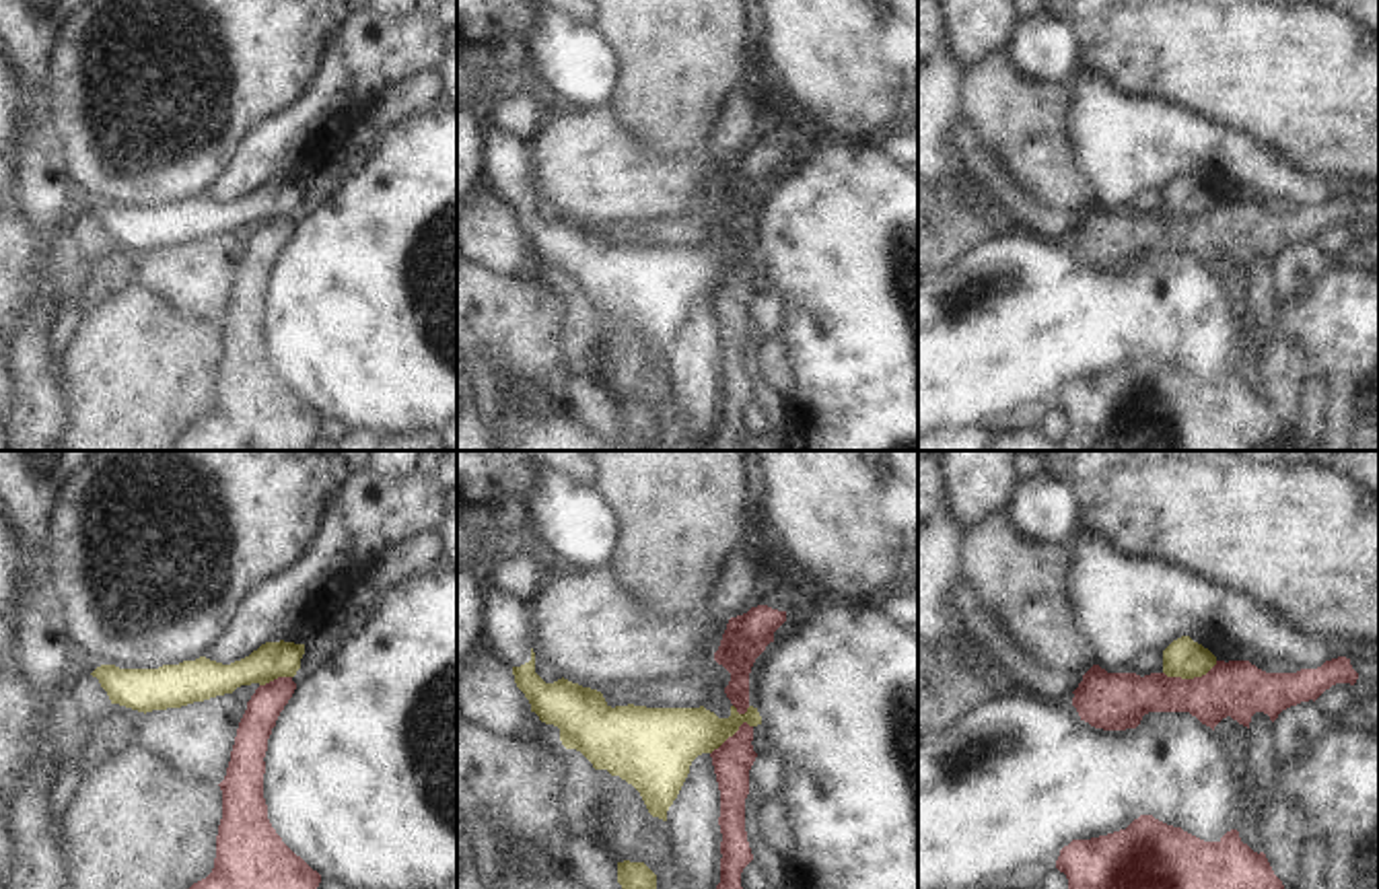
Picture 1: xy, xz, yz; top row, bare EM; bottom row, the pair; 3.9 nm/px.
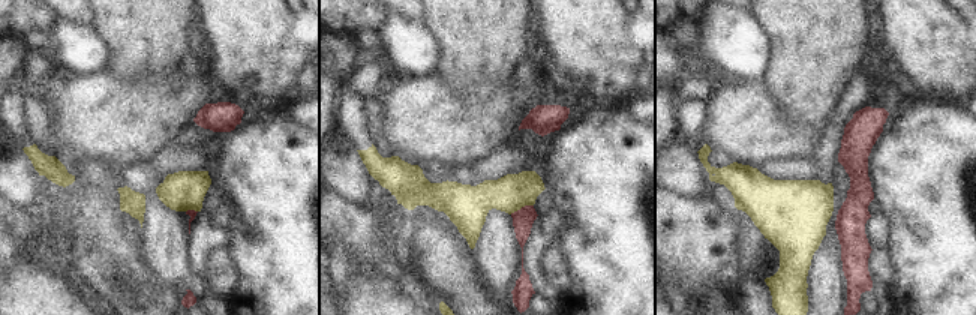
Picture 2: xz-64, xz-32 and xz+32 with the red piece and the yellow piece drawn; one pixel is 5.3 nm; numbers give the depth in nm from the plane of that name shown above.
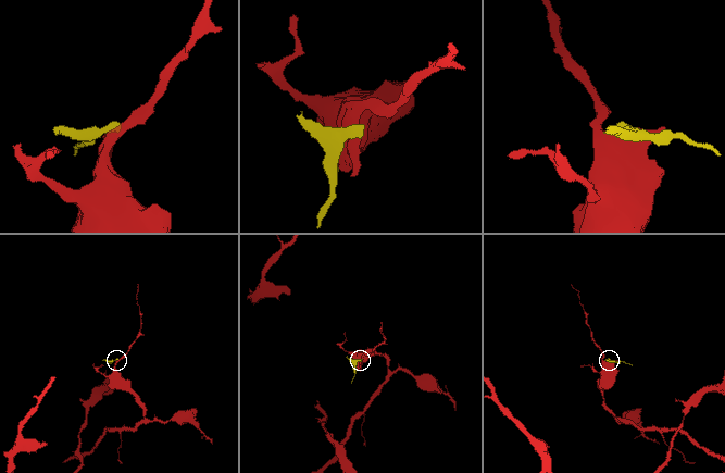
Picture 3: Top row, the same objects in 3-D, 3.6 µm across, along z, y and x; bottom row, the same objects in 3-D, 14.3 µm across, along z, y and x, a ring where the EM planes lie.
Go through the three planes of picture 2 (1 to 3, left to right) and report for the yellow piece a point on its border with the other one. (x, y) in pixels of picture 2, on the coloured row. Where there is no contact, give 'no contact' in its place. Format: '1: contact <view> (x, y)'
1: contact xz-64 (191, 210)
2: contact xz-32 (522, 207)
3: no contact

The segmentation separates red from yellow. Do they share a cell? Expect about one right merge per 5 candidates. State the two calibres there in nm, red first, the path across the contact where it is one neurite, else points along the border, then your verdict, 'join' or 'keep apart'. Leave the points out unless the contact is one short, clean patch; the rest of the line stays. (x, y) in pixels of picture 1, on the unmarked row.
220/150 nm | along yz (1217, 200), (1205, 212), (1192, 217), (1168, 217), (1163, 212) | keep apart

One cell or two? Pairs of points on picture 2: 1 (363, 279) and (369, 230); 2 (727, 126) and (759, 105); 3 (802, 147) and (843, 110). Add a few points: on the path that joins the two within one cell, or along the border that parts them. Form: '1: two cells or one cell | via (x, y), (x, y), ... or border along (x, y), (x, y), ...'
1: two cells | border along (354, 264), (363, 264), (396, 278)
2: one cell | via (735, 125), (751, 113)
3: two cells | border along (832, 114), (811, 155)

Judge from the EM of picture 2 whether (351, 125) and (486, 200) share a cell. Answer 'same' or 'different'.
same

